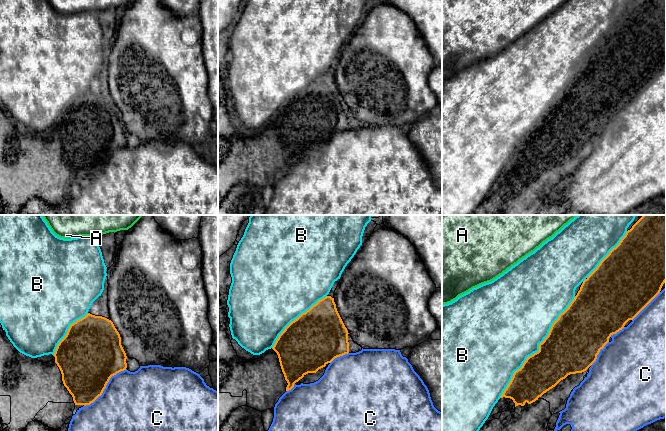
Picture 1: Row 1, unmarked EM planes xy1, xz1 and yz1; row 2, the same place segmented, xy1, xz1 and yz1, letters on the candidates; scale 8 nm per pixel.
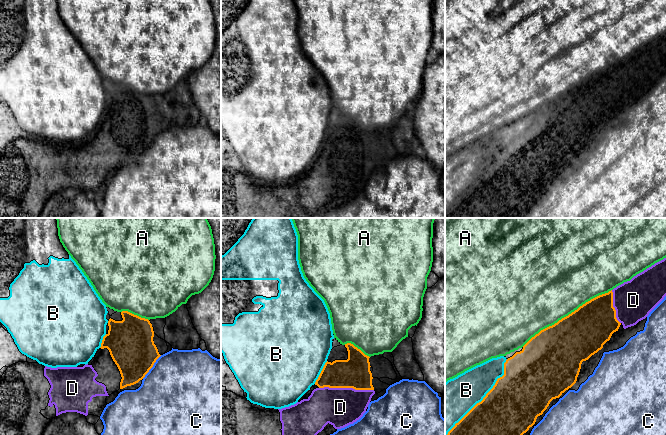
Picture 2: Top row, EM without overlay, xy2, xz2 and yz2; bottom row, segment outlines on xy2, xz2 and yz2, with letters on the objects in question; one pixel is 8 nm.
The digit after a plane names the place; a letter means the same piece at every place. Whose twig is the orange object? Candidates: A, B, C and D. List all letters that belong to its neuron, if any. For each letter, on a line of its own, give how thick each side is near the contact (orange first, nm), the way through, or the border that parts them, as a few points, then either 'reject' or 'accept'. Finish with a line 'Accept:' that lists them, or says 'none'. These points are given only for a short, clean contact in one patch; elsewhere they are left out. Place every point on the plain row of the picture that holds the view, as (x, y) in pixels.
A: 380 nm thick on the orange side, 500 nm on the other; reject
B: 420 nm thick on the orange side, 460 nm on the other; reject
C: 440 nm thick on the orange side, 500 nm on the other; reject
D: 240 nm thick on the orange side, 320 nm on the other; accept
Accept: D

